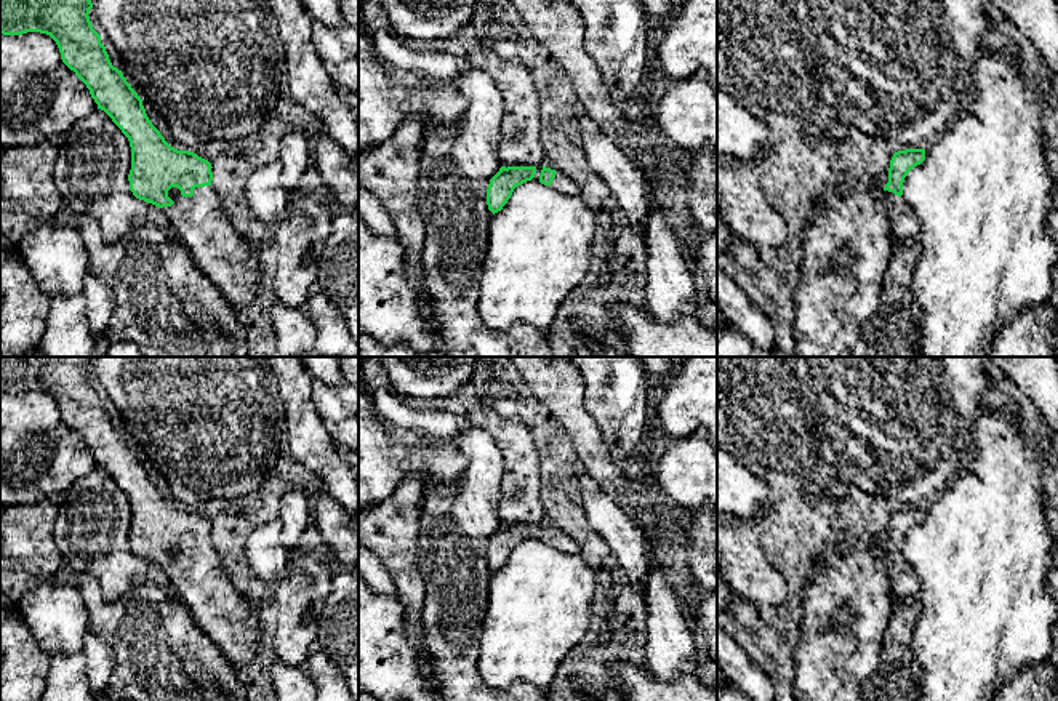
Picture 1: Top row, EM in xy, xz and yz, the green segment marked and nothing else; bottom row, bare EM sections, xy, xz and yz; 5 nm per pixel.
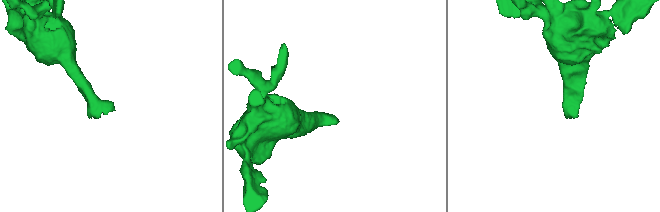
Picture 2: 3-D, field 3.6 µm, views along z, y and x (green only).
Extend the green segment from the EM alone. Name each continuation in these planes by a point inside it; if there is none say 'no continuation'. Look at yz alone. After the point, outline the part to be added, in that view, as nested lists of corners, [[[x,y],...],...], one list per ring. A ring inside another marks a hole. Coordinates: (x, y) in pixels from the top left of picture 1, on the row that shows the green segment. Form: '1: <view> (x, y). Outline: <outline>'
1: yz (905, 224). Outline: [[[884,190],[885,208],[892,226],[895,243],[904,243],[919,237],[920,222],[904,197]]]

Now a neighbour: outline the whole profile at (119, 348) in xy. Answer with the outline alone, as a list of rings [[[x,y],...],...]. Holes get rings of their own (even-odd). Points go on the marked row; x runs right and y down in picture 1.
[[[128,341],[110,342],[109,349],[104,352],[104,357],[144,357],[139,347]]]

